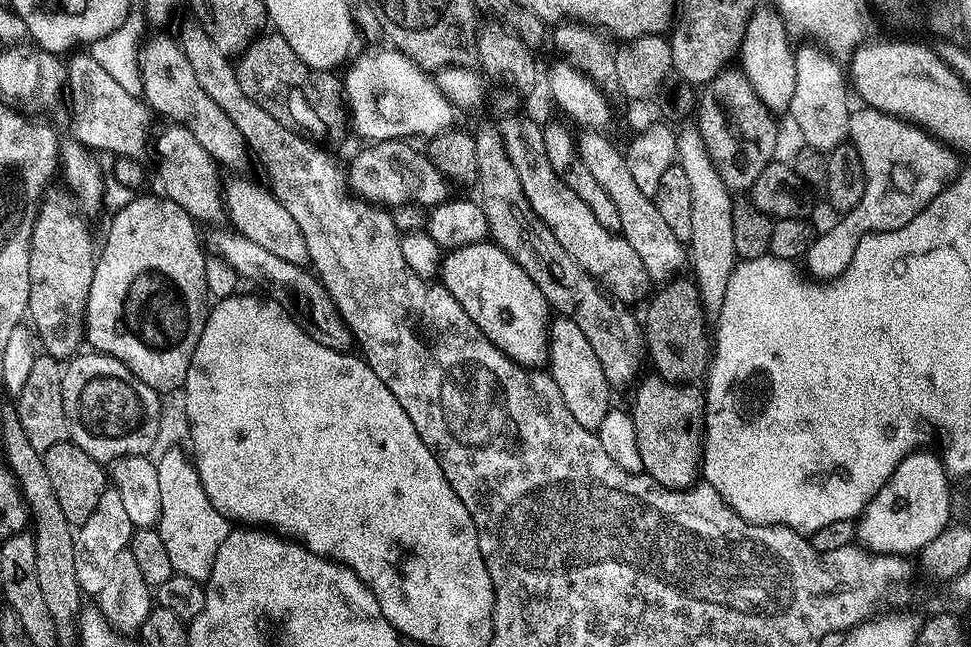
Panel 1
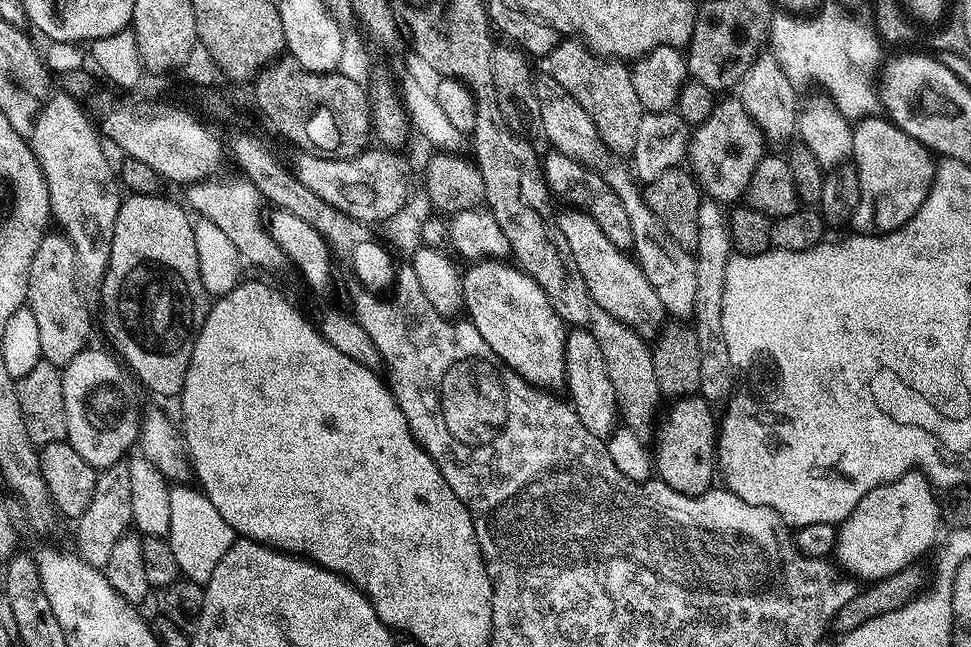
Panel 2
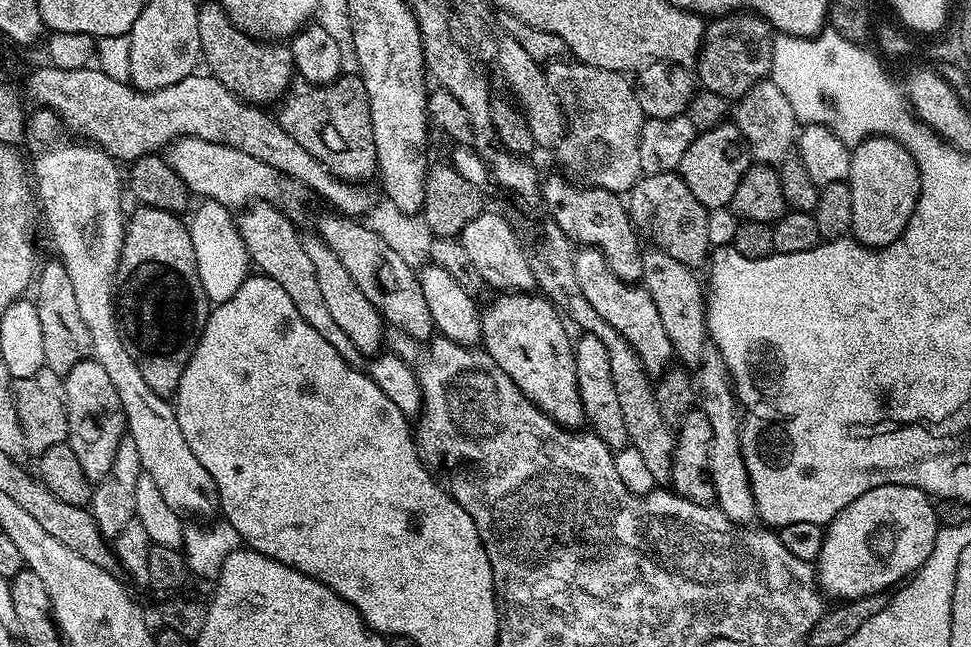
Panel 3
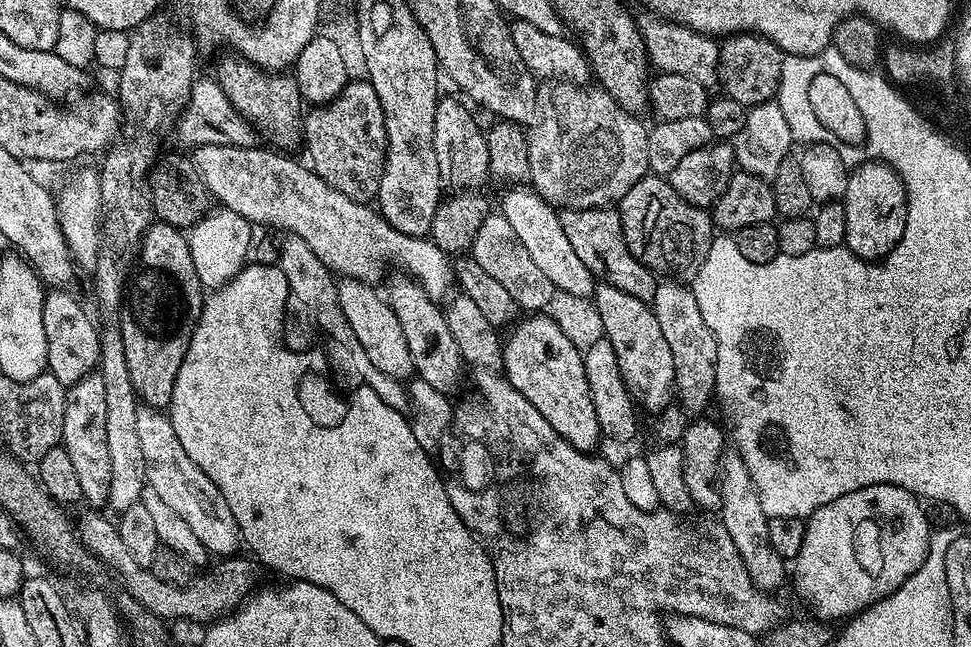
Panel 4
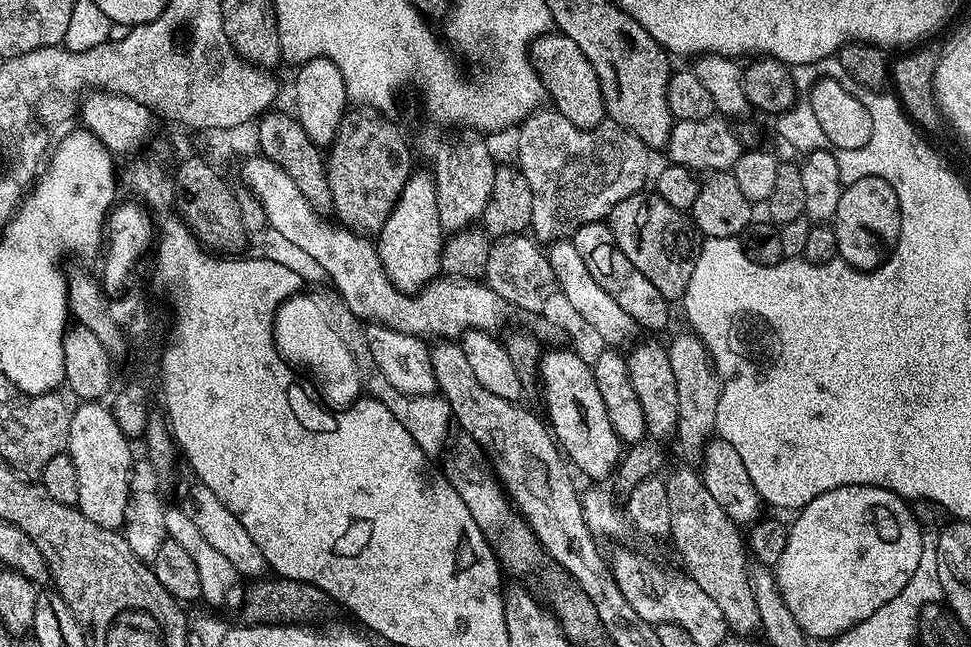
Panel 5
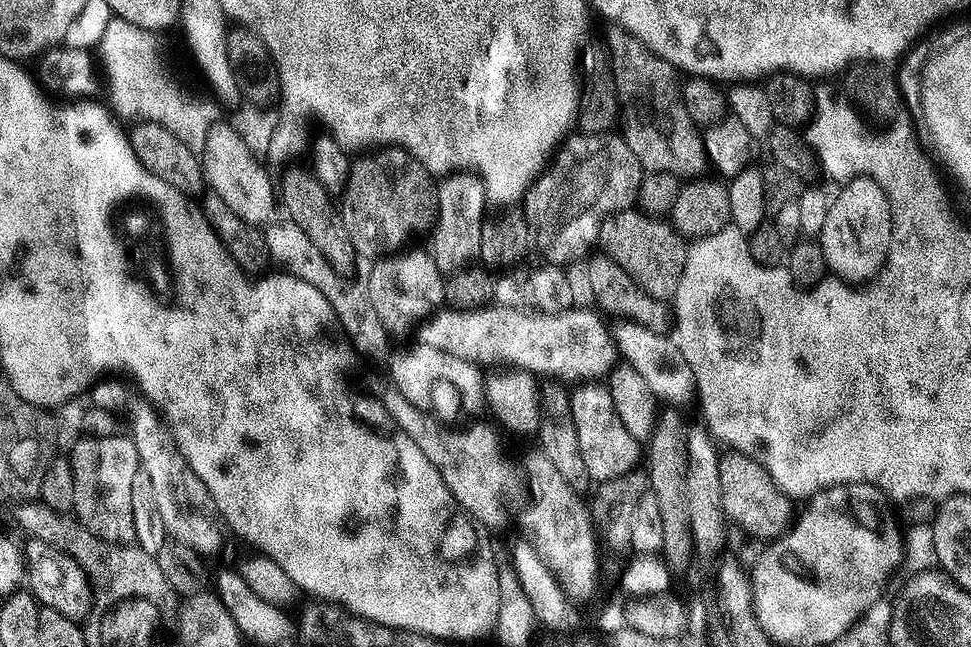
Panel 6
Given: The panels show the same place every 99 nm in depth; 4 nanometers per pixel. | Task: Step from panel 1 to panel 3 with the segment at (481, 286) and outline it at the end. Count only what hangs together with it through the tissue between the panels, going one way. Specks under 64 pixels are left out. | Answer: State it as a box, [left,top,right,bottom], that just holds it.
[480,291,585,430]

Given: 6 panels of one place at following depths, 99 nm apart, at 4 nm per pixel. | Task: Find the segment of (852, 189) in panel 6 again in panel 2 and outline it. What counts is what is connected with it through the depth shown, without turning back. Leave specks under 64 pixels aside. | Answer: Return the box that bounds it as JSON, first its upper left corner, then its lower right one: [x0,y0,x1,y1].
[850,114,938,234]

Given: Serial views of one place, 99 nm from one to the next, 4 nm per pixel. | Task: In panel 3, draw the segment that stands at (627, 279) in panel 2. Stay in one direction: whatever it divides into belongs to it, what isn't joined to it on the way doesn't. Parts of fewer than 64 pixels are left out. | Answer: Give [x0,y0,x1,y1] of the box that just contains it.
[574,247,674,378]

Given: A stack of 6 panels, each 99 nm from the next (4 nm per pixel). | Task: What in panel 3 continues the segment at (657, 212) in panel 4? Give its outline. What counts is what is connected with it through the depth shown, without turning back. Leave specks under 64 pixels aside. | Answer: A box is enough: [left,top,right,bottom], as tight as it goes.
[626,171,710,270]

